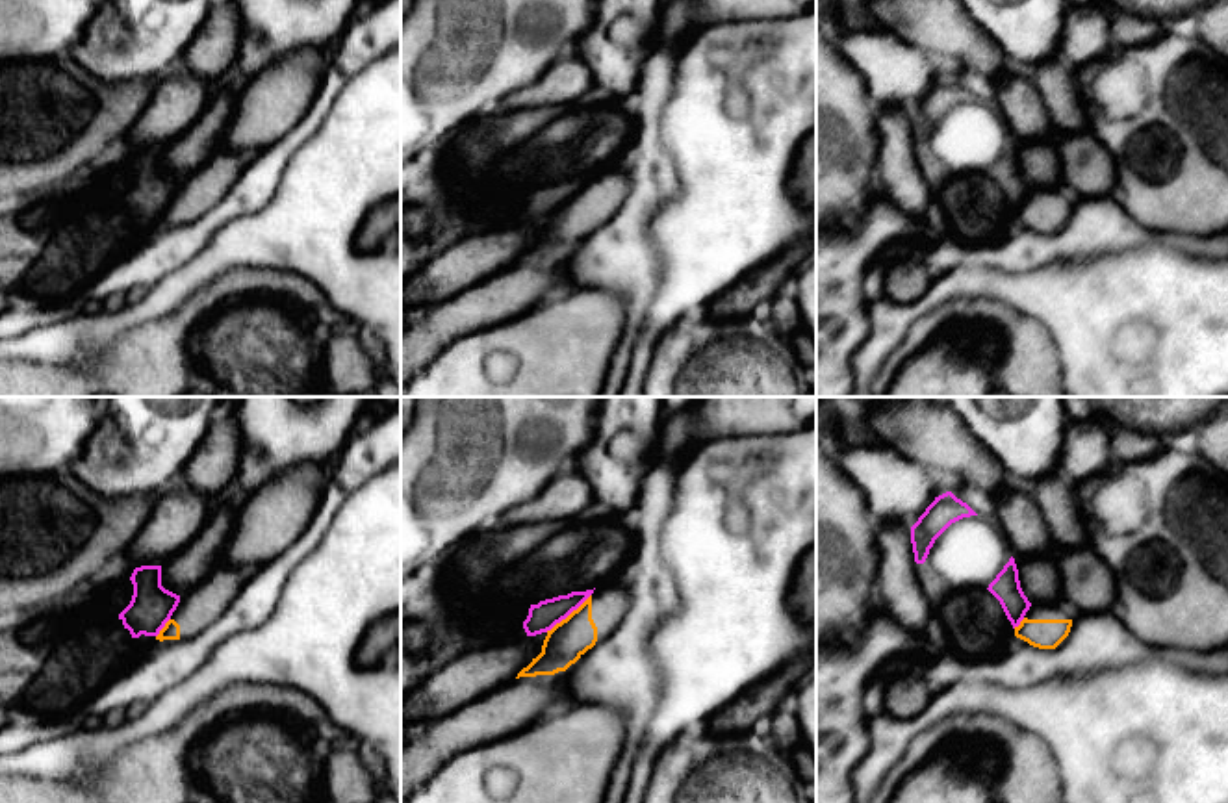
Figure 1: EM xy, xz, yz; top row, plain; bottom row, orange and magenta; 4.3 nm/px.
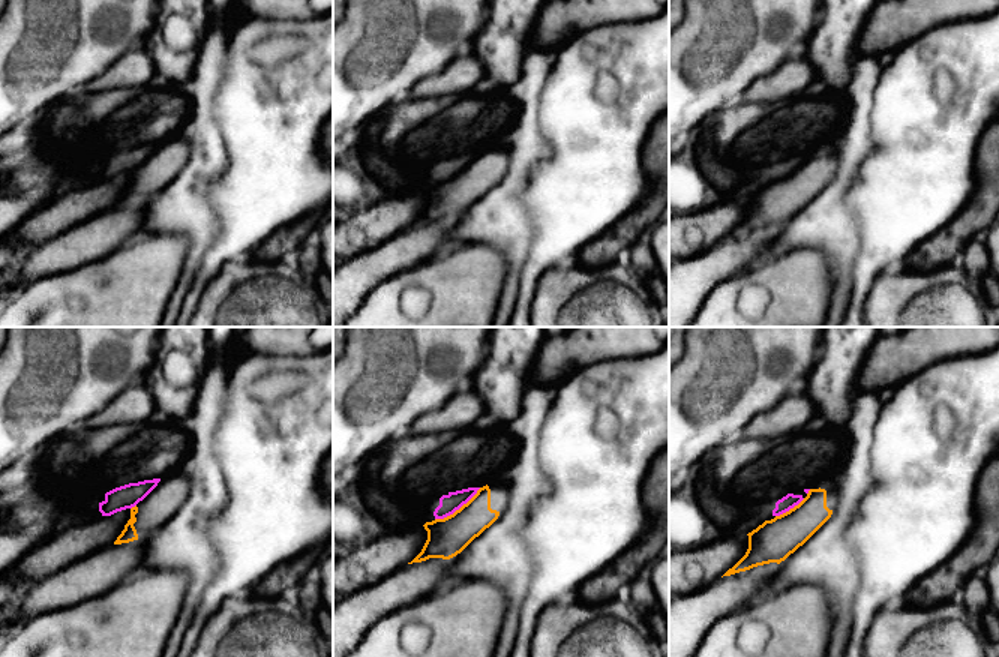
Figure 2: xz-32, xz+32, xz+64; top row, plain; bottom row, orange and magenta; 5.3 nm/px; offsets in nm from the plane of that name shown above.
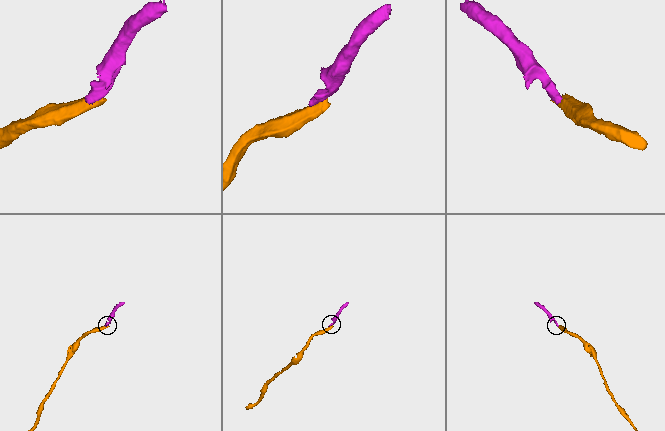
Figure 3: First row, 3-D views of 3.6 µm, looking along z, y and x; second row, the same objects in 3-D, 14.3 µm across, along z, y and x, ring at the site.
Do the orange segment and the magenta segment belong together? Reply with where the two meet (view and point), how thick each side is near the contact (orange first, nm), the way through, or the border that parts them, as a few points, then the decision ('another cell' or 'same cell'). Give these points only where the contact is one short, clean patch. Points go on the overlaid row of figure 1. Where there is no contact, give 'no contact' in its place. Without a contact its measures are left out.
xz (570, 614) | 170/120 nm | along xz (590, 594), (546, 631) | another cell

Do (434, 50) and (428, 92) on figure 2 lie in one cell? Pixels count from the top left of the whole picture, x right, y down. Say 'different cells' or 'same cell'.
different cells

